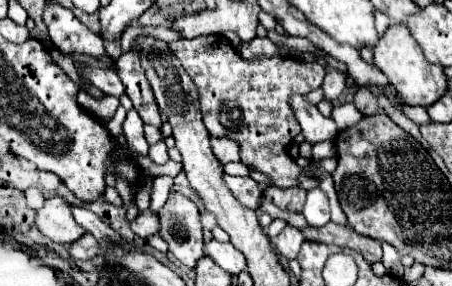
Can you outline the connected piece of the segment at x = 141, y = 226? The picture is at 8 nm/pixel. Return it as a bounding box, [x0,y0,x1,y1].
[132,208,160,238]

